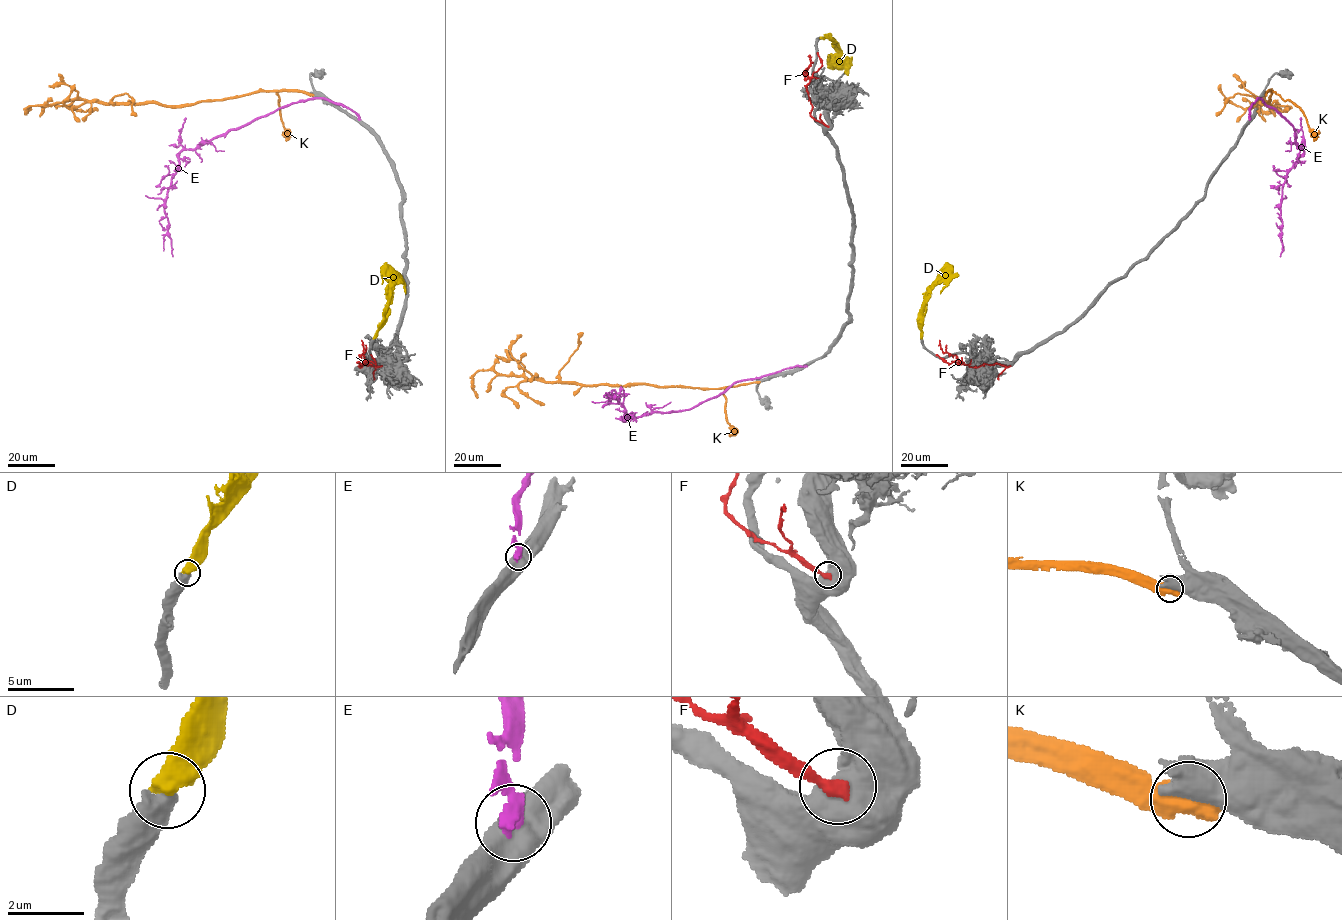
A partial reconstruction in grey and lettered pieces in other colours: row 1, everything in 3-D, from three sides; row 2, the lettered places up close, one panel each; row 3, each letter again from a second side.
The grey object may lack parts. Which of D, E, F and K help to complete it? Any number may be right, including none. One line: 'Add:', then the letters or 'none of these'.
Add: D

